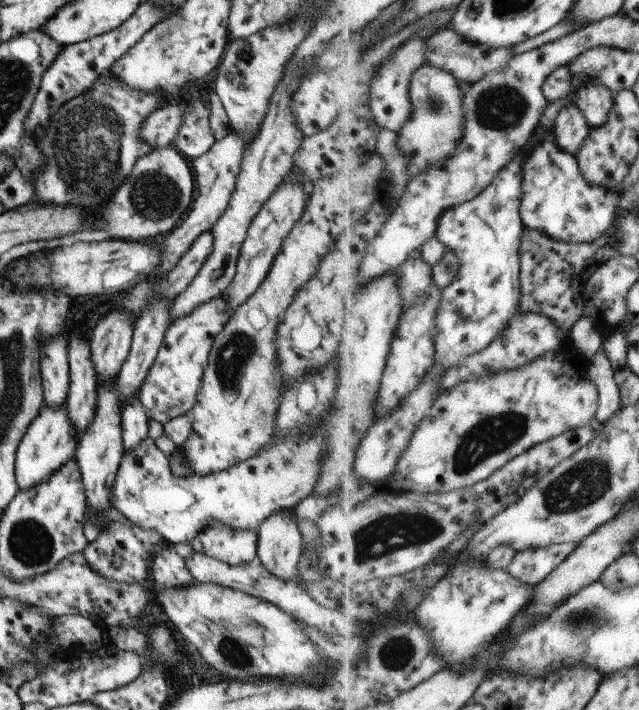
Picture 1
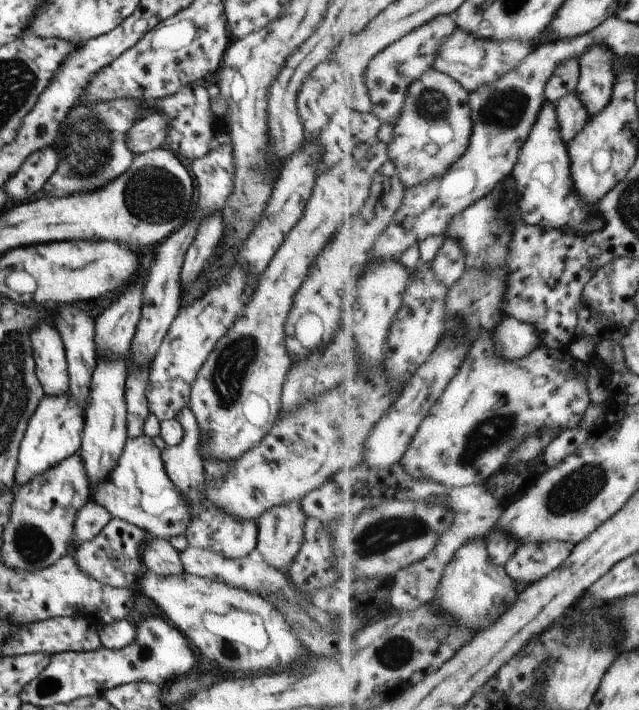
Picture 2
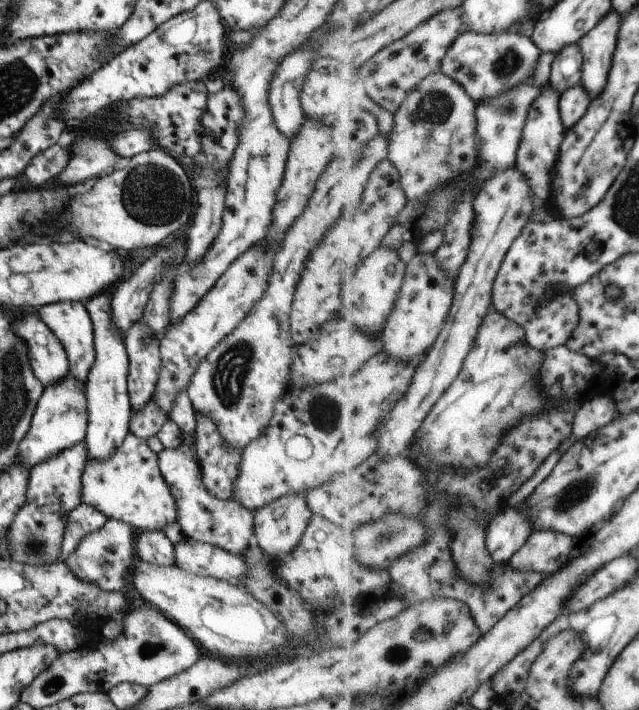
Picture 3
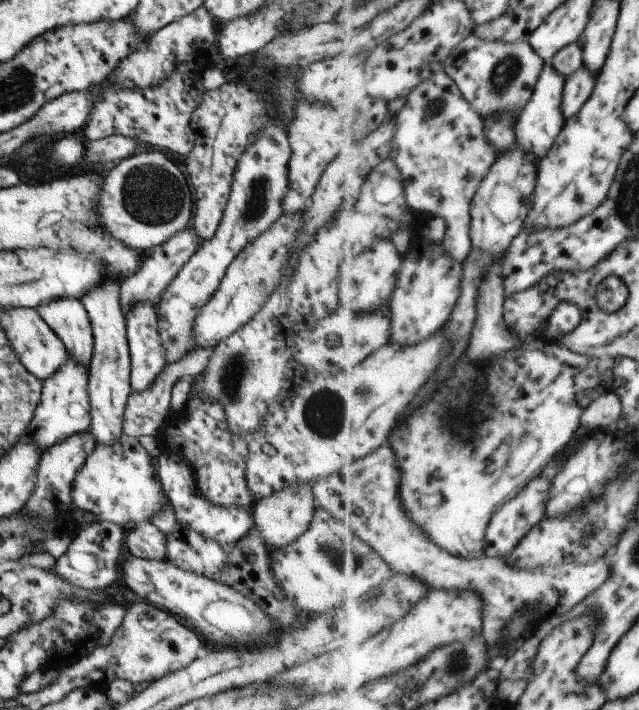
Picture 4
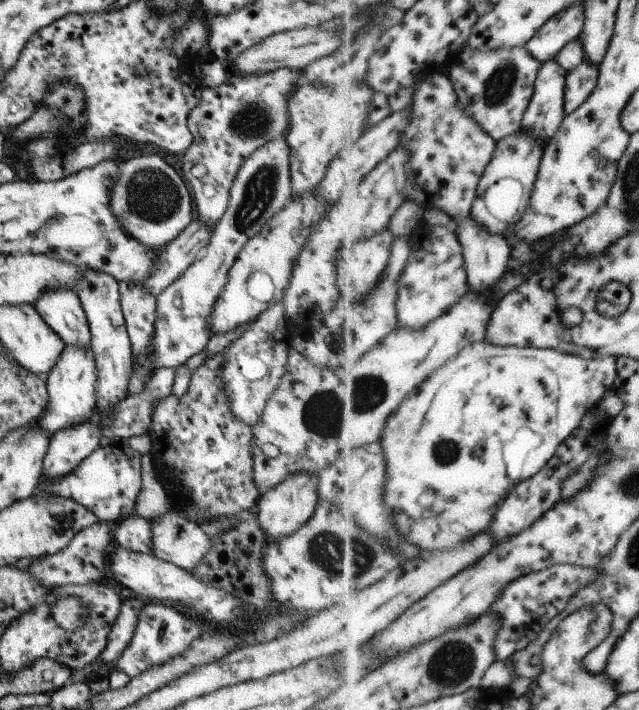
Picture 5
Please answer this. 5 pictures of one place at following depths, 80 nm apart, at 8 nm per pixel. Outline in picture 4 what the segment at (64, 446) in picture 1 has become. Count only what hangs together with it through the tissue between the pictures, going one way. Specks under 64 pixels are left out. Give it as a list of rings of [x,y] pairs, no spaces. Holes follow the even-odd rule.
[[[69,356],[53,374],[42,380],[38,405],[35,407],[30,424],[21,434],[23,441],[33,441],[43,452],[65,437],[87,431],[90,425],[90,404],[87,394],[88,369]]]

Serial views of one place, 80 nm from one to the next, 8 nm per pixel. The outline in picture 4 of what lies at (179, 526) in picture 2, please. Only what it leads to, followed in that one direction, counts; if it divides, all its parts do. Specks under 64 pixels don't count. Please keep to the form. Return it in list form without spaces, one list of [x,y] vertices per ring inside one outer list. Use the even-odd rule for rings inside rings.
[[[123,434],[119,435],[111,445],[95,445],[73,477],[70,501],[75,508],[90,513],[94,520],[107,521],[122,528],[149,521],[151,514],[157,512],[159,507],[163,506],[163,502],[167,502],[149,457],[137,440]]]

